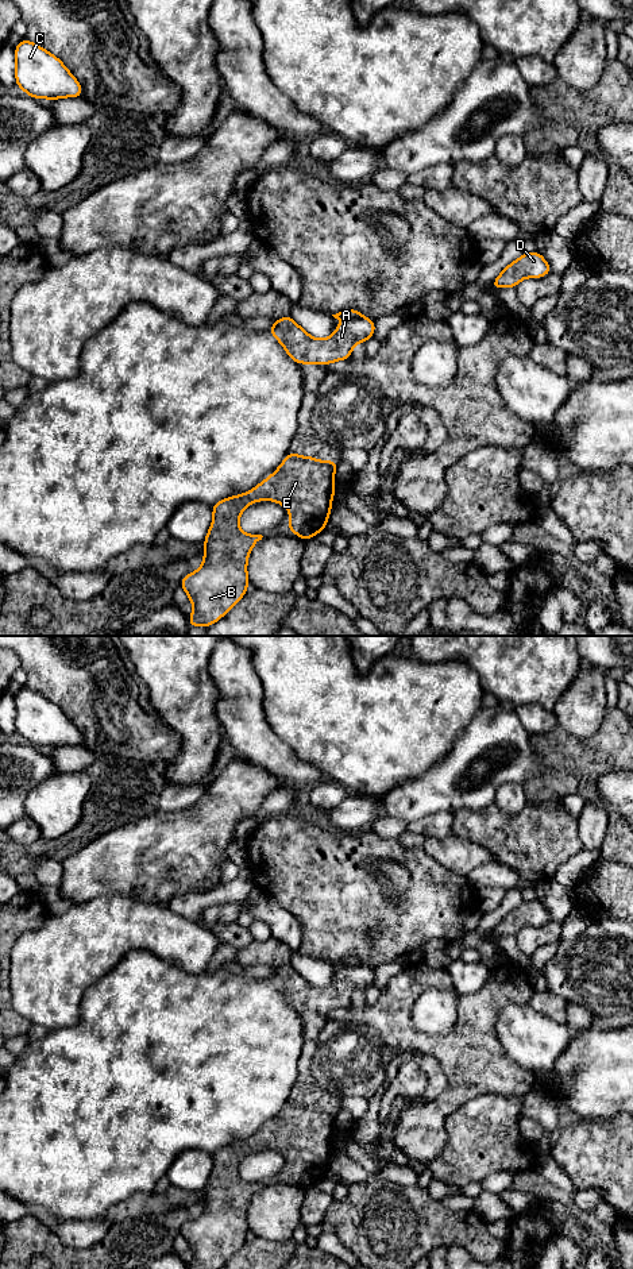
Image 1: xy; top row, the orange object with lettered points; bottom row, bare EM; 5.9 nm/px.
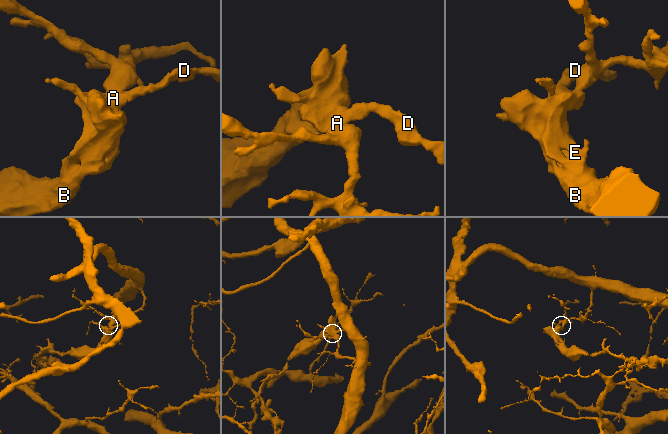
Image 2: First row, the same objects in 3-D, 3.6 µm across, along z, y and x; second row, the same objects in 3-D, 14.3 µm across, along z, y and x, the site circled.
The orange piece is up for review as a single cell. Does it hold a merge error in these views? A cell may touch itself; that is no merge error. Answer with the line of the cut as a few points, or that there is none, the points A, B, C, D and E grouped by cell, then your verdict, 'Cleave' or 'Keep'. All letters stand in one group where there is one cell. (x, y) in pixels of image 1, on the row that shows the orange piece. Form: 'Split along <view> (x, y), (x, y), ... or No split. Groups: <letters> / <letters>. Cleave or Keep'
Split along xy (361, 315), (351, 320). Groups: A B D E / C. Cleave

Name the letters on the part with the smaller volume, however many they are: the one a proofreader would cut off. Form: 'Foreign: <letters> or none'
Foreign: A, B, D, E

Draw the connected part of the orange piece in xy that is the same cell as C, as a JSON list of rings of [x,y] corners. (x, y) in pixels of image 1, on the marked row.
[[[22,39],[15,47],[16,85],[34,99],[82,97],[82,86],[59,58]]]

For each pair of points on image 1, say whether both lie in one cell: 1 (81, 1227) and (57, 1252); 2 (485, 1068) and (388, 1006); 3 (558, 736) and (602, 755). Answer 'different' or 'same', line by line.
1: different
2: same
3: same

